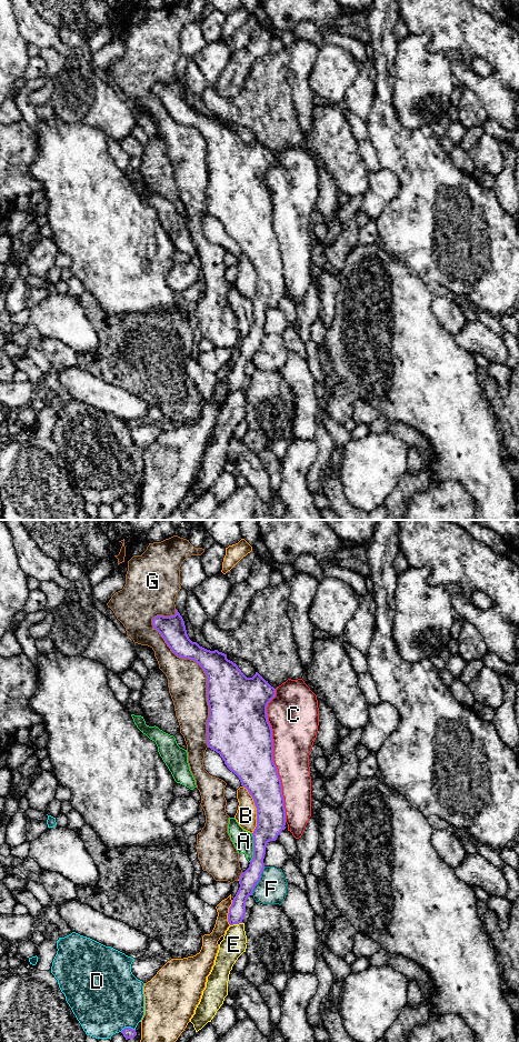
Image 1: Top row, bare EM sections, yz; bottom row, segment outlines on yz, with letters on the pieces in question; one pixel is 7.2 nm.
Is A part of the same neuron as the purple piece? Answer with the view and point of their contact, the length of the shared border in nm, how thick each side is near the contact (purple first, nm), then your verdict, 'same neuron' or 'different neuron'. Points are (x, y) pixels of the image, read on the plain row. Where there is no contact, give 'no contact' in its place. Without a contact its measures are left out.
contact yz (253, 314); length 200 nm; calibres 200 and 140 nm; different neuron

